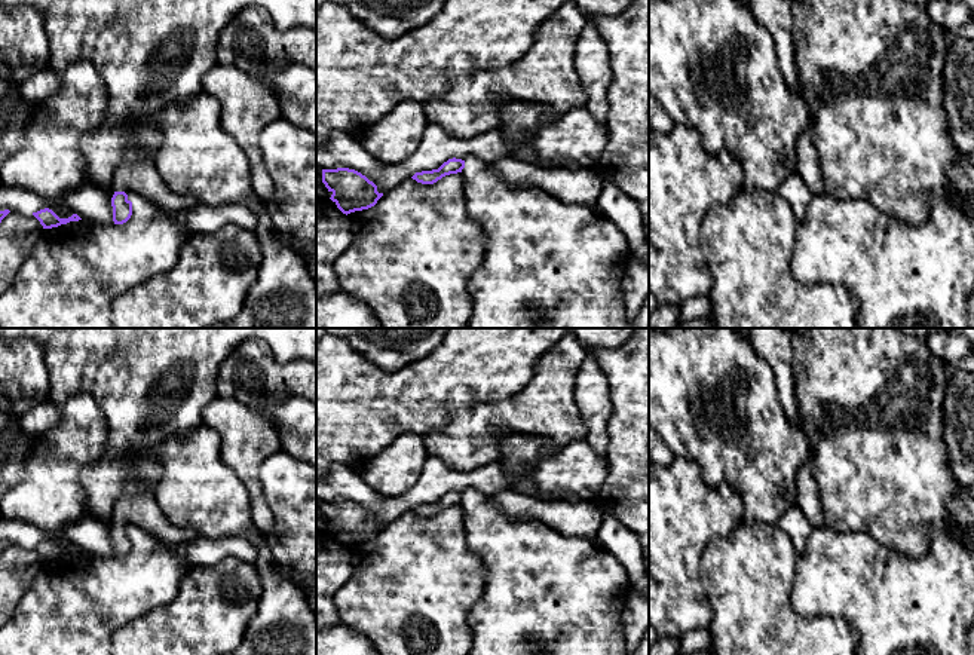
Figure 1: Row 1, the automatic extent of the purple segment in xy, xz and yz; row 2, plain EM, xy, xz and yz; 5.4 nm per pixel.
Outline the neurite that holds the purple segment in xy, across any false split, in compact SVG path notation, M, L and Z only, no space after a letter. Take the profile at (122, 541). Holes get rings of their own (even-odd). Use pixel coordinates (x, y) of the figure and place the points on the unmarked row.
M137 480L123 484L122 498L114 505L111 530L114 557L126 555L132 548L129 529L143 529L156 539L181 544L197 538L193 529L172 526L157 505L154 493Z

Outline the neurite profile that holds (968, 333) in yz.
M898 328L898 330L901 330L906 334L916 336L916 337L926 337L931 333L961 334L970 342L973 352L974 352L974 328Z

